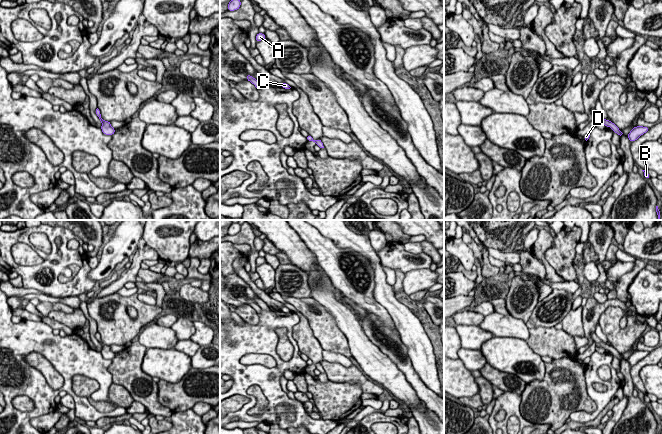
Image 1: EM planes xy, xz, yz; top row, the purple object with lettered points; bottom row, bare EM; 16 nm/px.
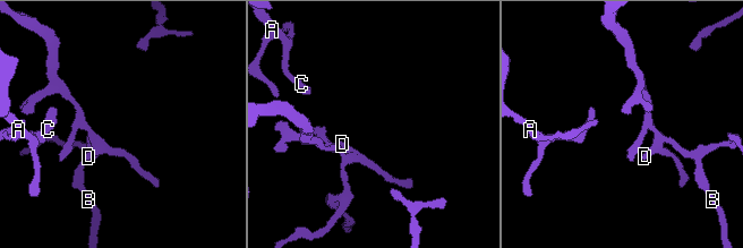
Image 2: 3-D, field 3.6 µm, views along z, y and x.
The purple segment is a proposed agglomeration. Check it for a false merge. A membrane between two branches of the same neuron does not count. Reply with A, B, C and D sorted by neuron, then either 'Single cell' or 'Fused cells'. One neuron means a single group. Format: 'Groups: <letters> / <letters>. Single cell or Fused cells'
Groups: A B C D. Single cell

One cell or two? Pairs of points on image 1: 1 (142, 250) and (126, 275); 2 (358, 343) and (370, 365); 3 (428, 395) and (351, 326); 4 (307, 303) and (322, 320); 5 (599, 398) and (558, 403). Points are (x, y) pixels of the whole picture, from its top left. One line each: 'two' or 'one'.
1: one
2: one
3: two
4: one
5: two

